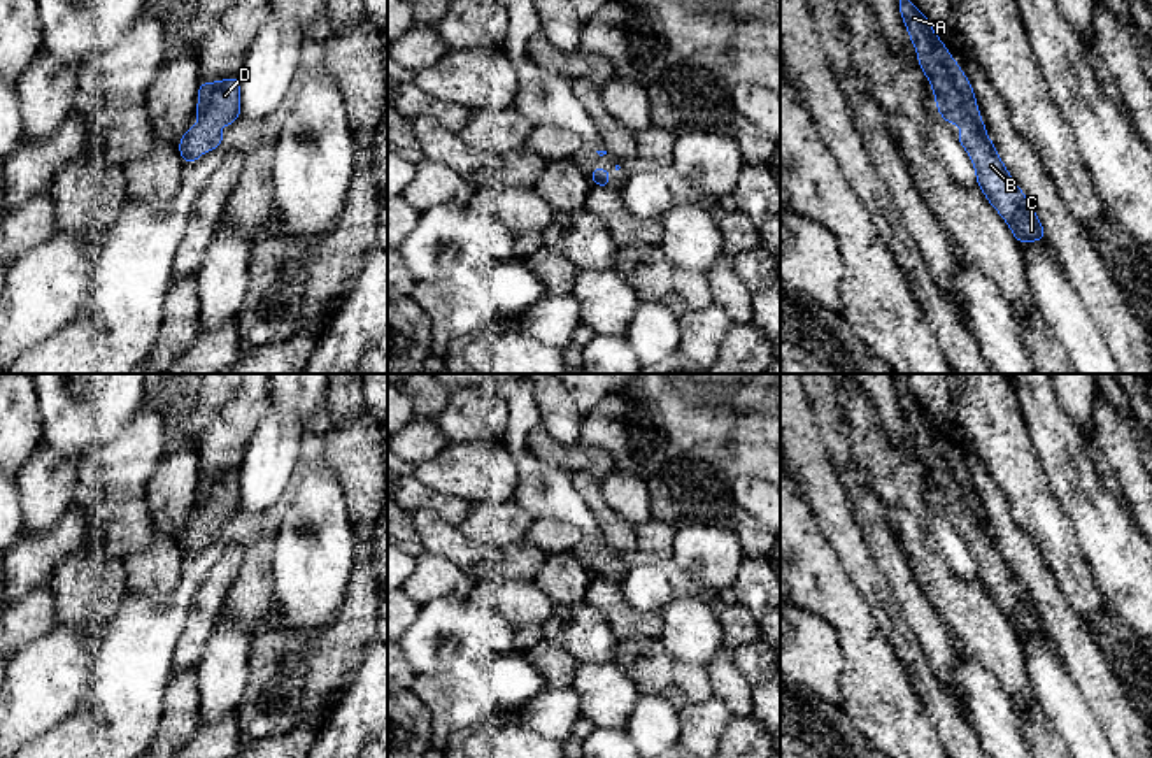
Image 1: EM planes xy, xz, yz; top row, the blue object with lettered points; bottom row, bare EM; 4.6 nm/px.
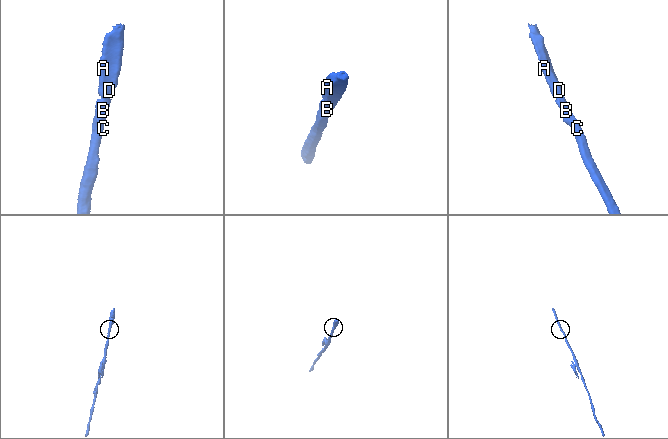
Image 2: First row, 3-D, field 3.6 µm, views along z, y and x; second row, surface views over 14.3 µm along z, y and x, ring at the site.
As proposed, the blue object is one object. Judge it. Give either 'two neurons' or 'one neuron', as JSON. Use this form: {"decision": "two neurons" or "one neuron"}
{"decision": "one neuron"}

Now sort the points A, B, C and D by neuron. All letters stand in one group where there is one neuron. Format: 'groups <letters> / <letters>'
groups A B C D

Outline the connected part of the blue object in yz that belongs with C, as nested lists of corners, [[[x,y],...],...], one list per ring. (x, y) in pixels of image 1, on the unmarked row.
[[[892,374],[900,388],[900,405],[915,439],[919,460],[931,476],[936,502],[949,518],[961,514],[964,521],[956,526],[970,546],[977,563],[977,577],[991,598],[1008,616],[1019,637],[1045,633],[1047,628],[1022,583],[1012,574],[999,553],[992,533],[985,528],[977,493],[968,470],[936,430],[928,411],[907,393],[905,374]]]

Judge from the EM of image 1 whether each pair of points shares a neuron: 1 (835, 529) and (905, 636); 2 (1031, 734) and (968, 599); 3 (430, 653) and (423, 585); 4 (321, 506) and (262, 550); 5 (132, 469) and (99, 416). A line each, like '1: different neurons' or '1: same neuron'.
1: same neuron
2: different neurons
3: different neurons
4: different neurons
5: different neurons

